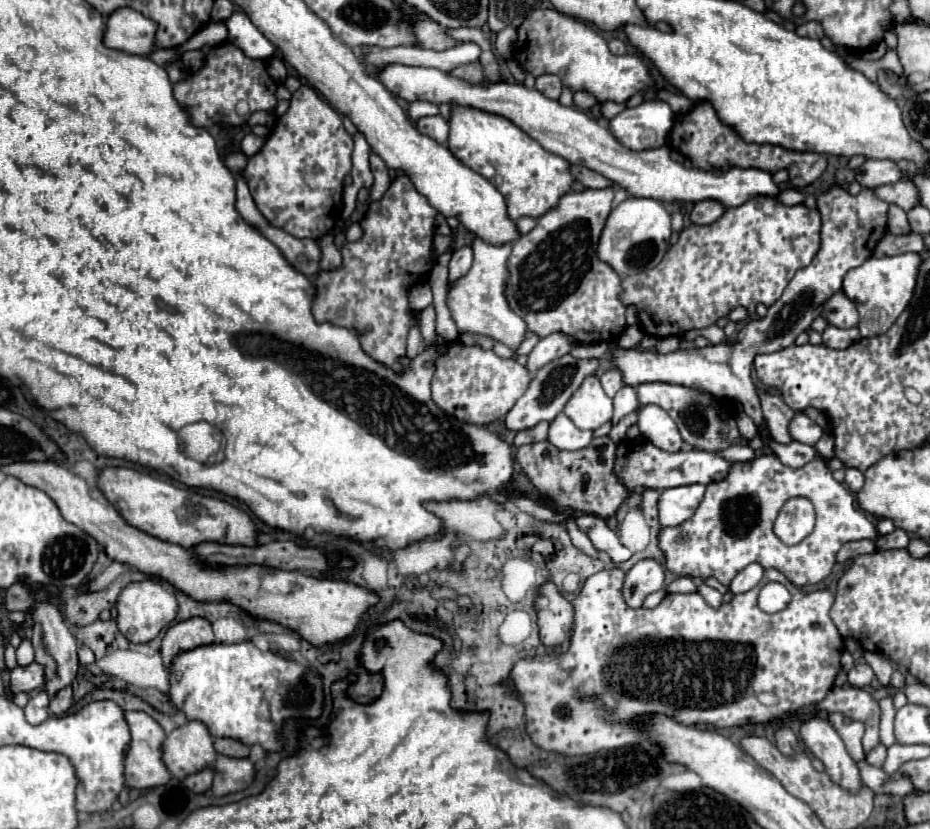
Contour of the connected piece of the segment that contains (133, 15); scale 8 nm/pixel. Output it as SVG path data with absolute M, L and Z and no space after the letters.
M116 8L106 18L106 30L102 36L104 46L146 56L154 50L154 22L130 8Z

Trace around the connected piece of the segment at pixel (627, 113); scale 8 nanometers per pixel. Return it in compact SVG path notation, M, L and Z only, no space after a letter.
M650 100L642 102L636 108L622 110L616 118L608 122L612 134L630 150L648 150L648 148L660 148L666 144L668 134L674 126L674 112L664 100Z

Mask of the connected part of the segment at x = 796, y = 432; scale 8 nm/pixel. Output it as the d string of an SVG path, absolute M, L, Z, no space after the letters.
M798 412L794 416L794 420L790 422L790 436L796 440L796 442L802 442L802 444L816 444L820 438L822 438L824 430L812 422L806 414Z

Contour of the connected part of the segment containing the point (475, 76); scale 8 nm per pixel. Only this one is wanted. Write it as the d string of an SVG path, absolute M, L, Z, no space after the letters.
M472 62L472 64L466 64L466 66L458 66L458 70L452 70L452 74L458 74L460 78L466 78L468 82L480 82L480 80L484 80L480 62Z

